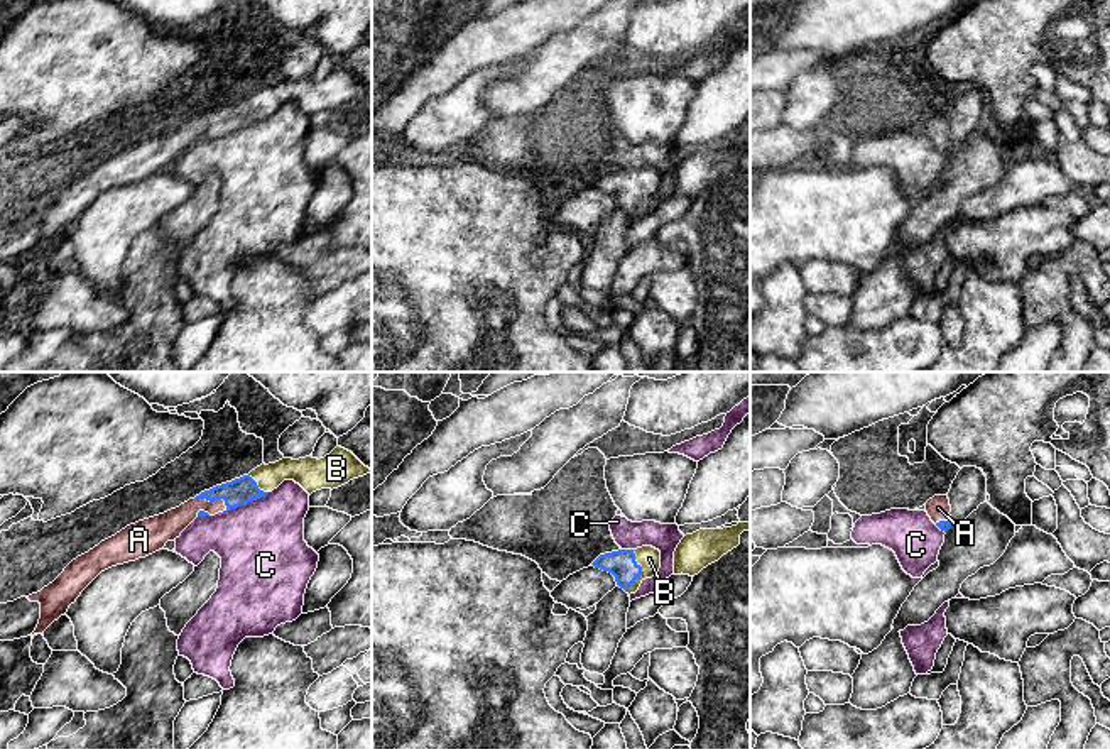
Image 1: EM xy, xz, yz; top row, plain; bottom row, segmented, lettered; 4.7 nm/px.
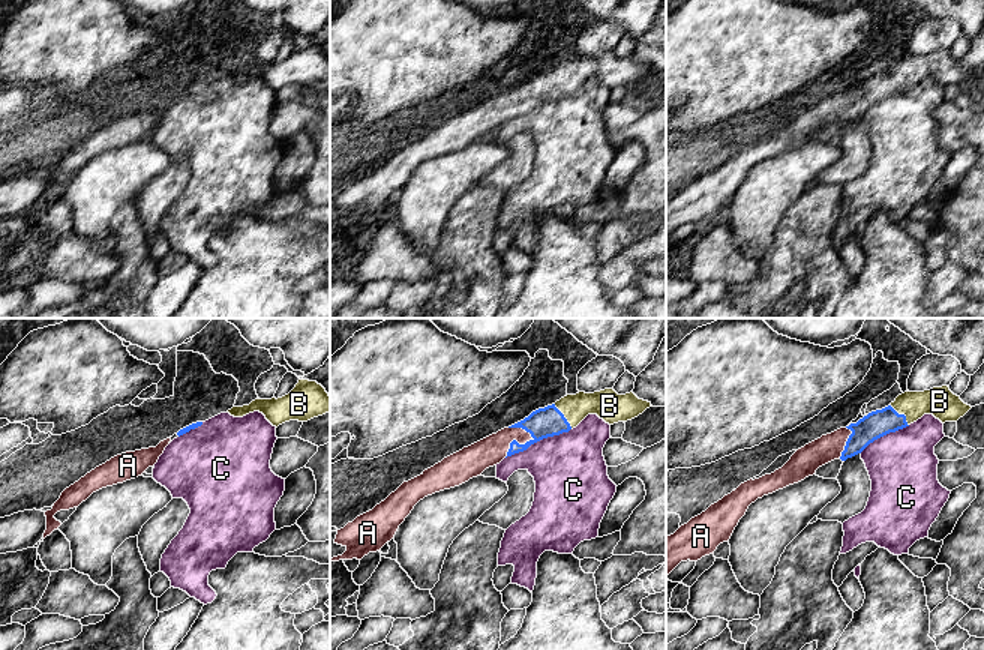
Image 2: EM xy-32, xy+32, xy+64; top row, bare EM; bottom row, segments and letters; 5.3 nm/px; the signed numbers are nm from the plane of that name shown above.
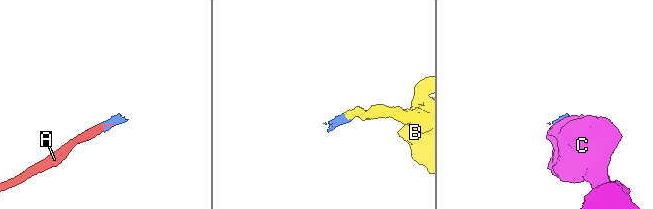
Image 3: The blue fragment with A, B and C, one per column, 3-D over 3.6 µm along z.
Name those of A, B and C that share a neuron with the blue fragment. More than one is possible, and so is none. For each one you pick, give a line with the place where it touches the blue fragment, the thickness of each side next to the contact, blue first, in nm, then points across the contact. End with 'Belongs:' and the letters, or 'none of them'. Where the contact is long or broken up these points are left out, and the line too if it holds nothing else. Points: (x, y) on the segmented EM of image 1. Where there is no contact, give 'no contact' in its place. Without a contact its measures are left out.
A: xy (213, 499) | 130/130 nm | across xy (240, 491), (213, 499), (193, 508), (169, 524)
B: xz (641, 570) | 140/110 nm | across xz (622, 565), (641, 570), (649, 558)
Belongs: A, B

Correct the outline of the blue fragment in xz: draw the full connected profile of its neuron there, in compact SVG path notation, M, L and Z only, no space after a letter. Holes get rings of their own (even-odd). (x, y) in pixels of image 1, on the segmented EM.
M652 546L618 549L600 555L591 565L612 573L617 585L630 595L645 578L652 578L659 571L661 551Z

